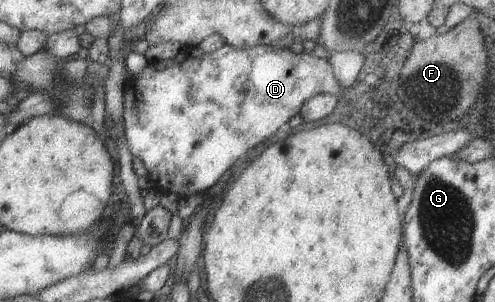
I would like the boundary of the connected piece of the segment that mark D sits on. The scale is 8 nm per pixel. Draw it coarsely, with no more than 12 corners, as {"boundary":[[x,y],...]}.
{"boundary":[[182,46],[125,86],[153,187],[206,194],[313,96],[328,59]]}

